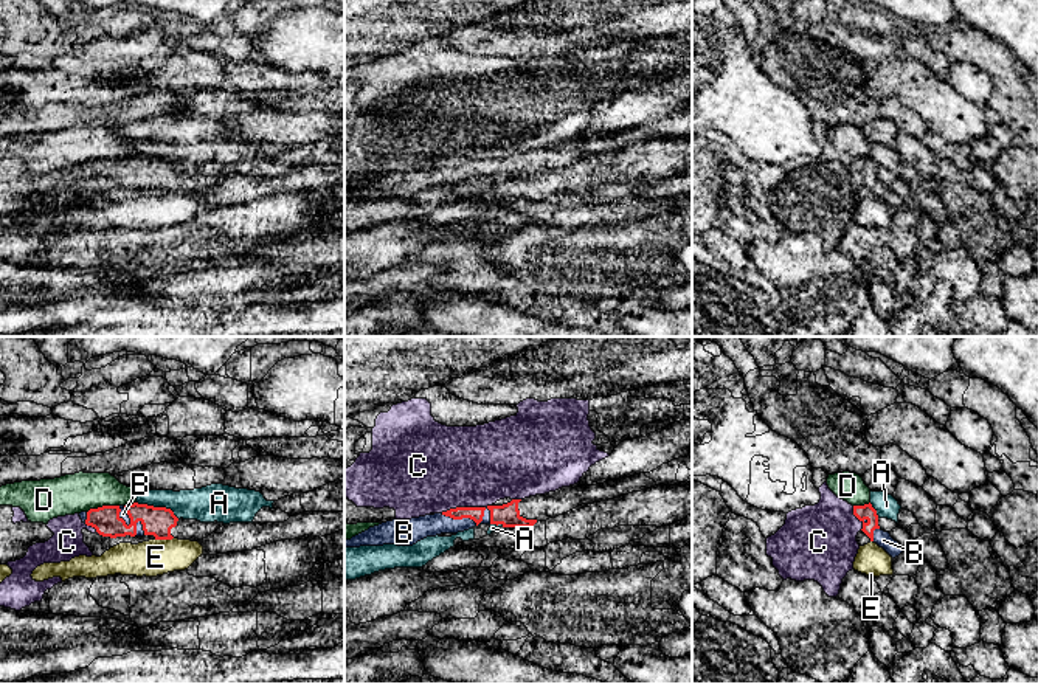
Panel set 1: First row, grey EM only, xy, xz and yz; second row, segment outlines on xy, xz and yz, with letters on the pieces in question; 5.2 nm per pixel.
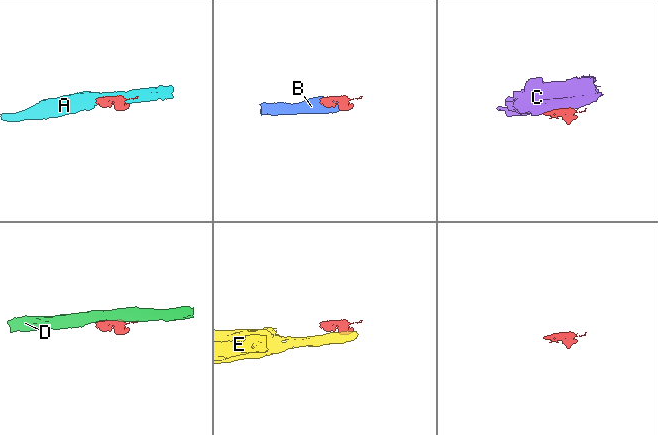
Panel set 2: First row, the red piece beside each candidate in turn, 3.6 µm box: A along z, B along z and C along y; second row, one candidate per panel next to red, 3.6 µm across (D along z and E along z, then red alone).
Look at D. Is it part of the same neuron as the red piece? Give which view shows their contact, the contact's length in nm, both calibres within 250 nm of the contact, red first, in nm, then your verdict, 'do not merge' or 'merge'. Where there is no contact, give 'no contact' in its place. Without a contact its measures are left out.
xy | 170 nm | 150/200 nm | do not merge

